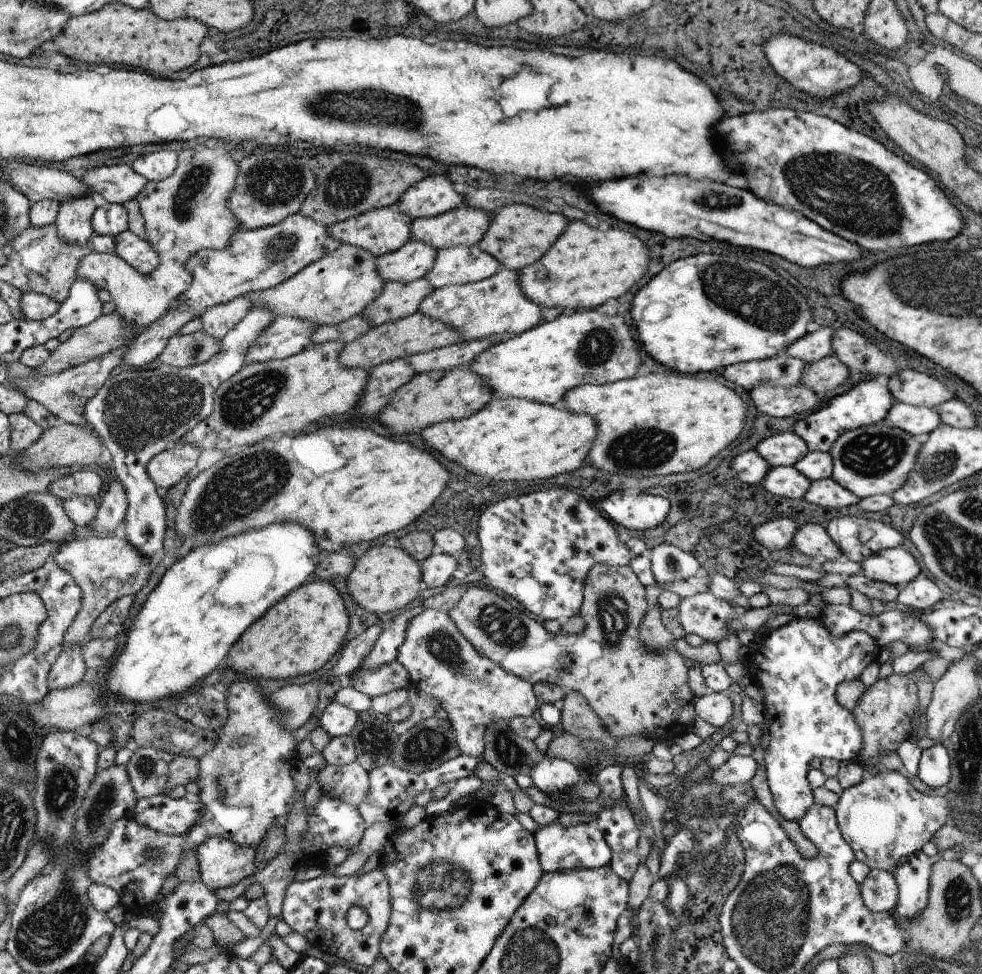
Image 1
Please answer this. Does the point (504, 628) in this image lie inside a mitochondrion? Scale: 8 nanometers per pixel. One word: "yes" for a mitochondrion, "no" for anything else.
yes

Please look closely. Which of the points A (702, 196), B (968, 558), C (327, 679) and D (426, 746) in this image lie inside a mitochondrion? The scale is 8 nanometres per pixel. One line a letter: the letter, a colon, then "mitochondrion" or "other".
A: mitochondrion
B: mitochondrion
C: other
D: mitochondrion

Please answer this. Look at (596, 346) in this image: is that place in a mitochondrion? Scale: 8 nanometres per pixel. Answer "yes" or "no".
yes

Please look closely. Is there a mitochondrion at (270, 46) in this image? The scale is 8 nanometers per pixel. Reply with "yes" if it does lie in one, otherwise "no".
no

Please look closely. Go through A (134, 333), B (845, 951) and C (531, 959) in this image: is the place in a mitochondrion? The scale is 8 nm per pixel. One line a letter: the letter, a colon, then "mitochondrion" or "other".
A: other
B: other
C: mitochondrion

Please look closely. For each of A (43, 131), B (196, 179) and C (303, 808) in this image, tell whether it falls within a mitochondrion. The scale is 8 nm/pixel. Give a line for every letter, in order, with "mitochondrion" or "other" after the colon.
A: other
B: mitochondrion
C: other

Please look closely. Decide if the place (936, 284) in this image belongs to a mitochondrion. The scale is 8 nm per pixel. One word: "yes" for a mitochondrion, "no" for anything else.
yes

